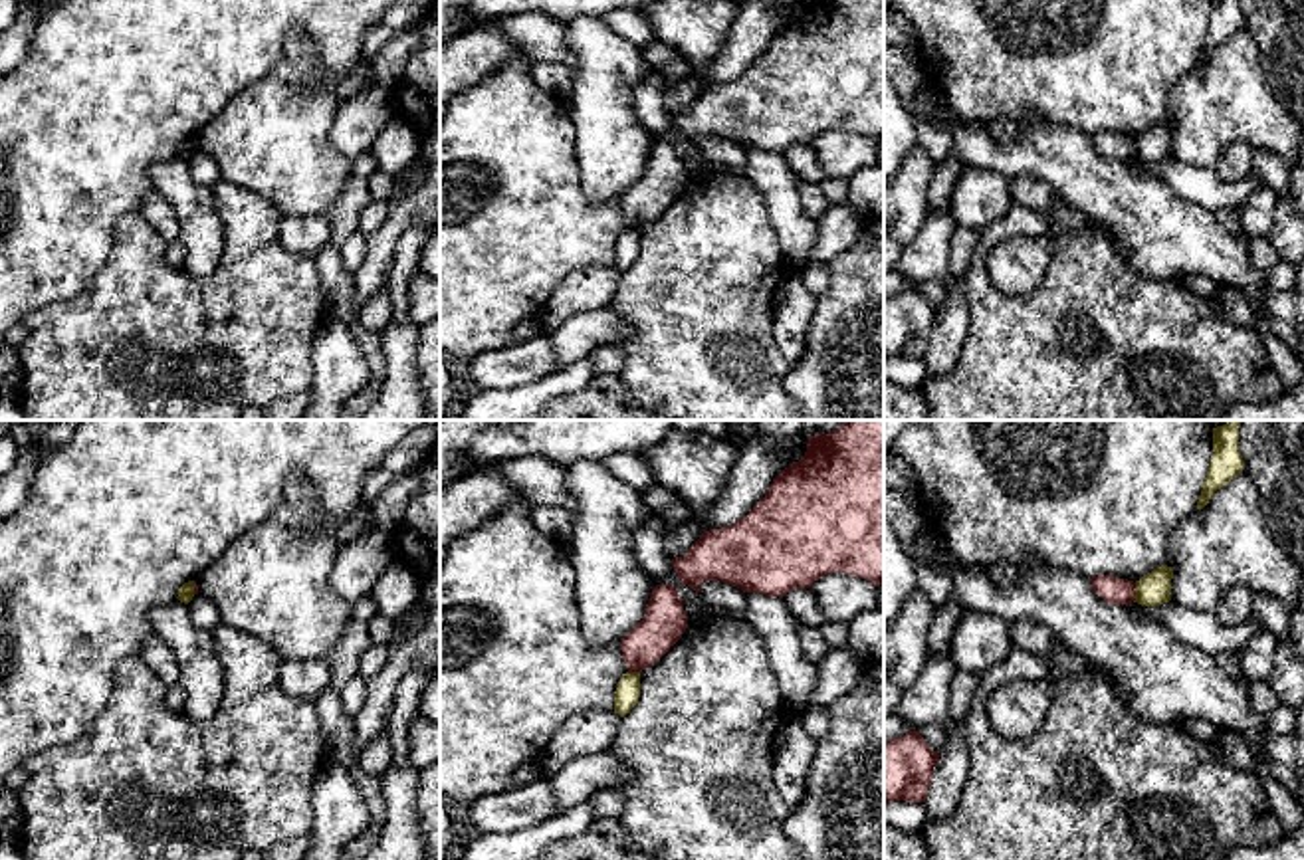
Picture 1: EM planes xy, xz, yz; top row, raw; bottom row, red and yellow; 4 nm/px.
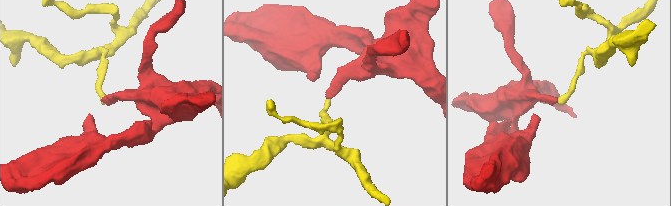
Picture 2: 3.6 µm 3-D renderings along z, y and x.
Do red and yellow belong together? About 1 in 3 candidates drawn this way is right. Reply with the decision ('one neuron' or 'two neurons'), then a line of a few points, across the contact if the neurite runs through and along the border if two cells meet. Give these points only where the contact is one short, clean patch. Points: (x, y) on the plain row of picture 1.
two neurons | yz (1136, 139), (1136, 153), (1132, 157)

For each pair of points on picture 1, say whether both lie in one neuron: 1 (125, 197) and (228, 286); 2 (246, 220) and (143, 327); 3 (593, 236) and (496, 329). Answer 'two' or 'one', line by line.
1: two
2: one
3: one

